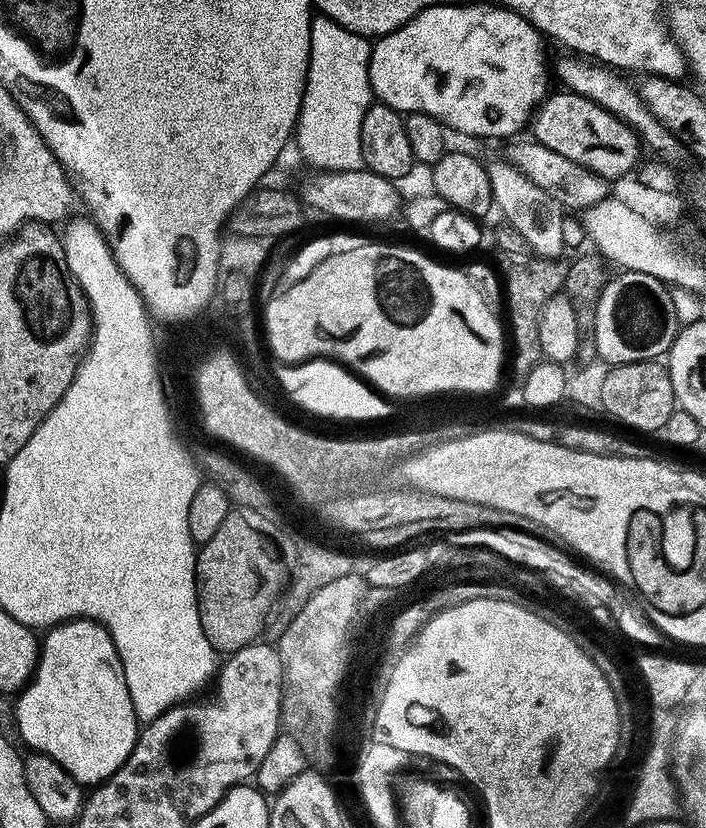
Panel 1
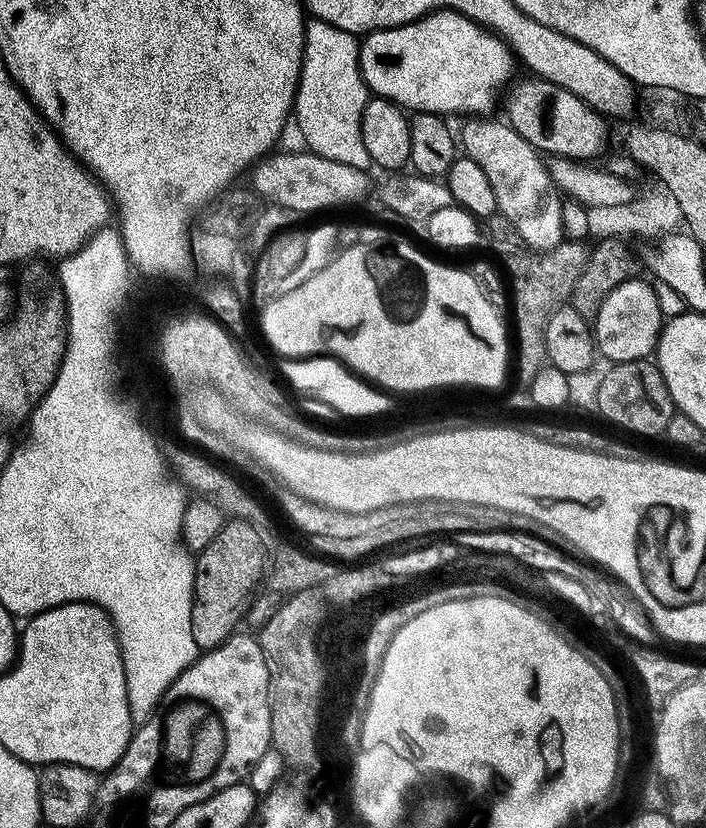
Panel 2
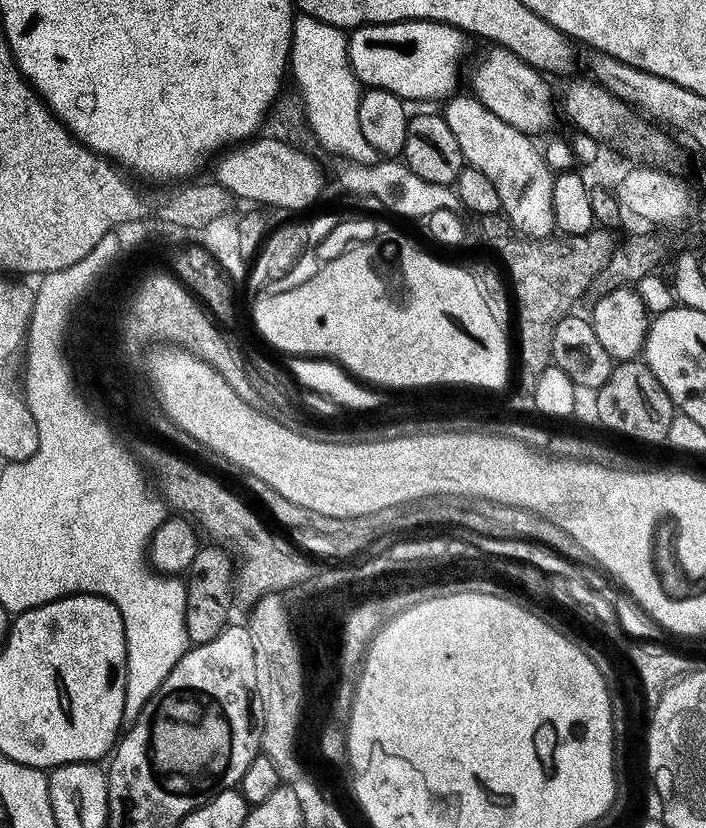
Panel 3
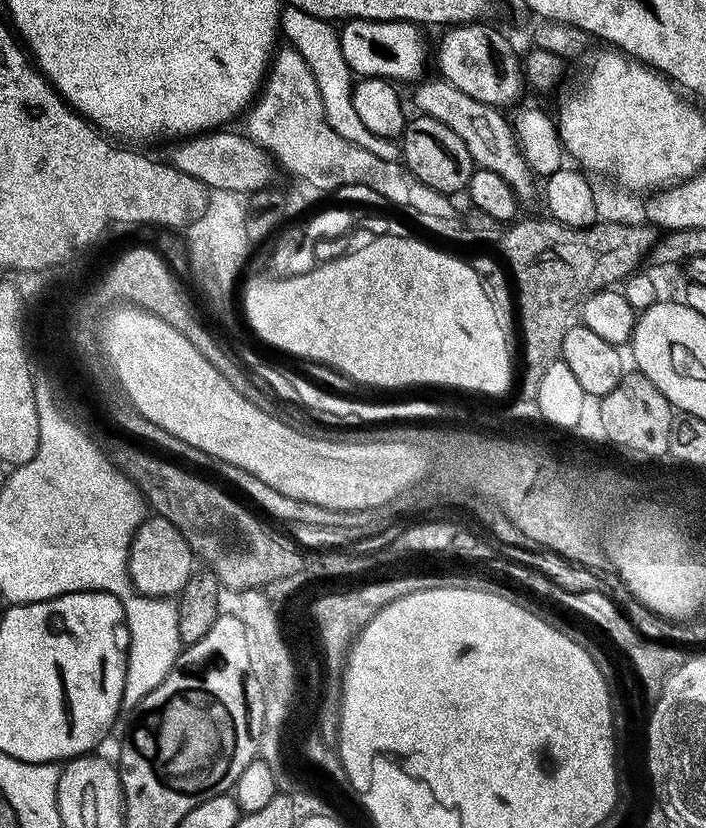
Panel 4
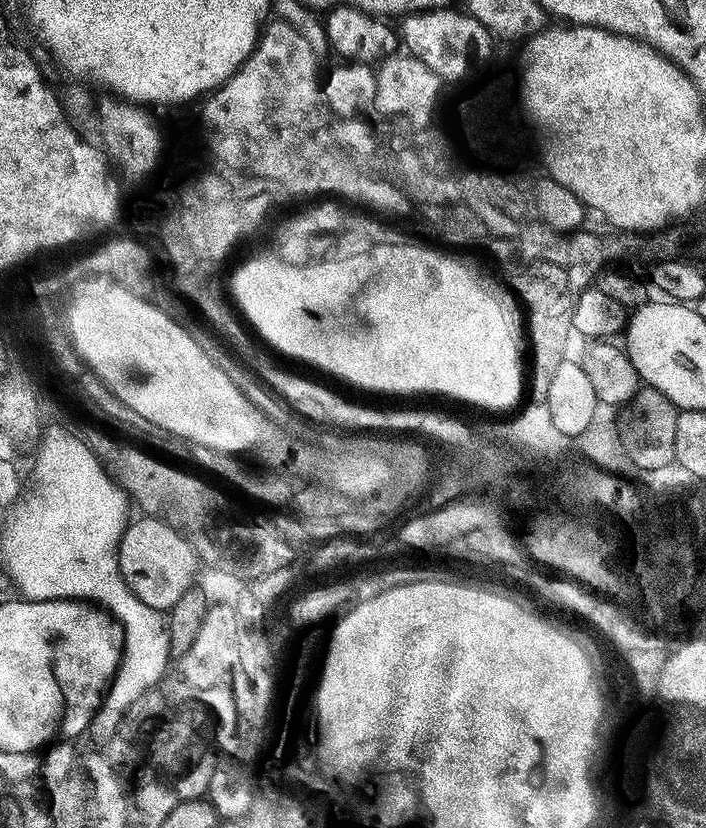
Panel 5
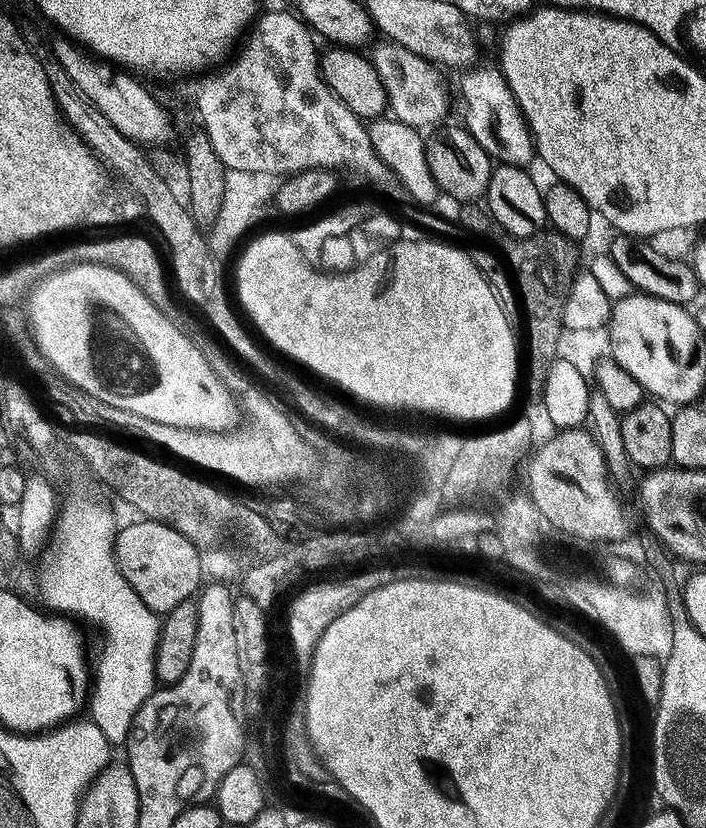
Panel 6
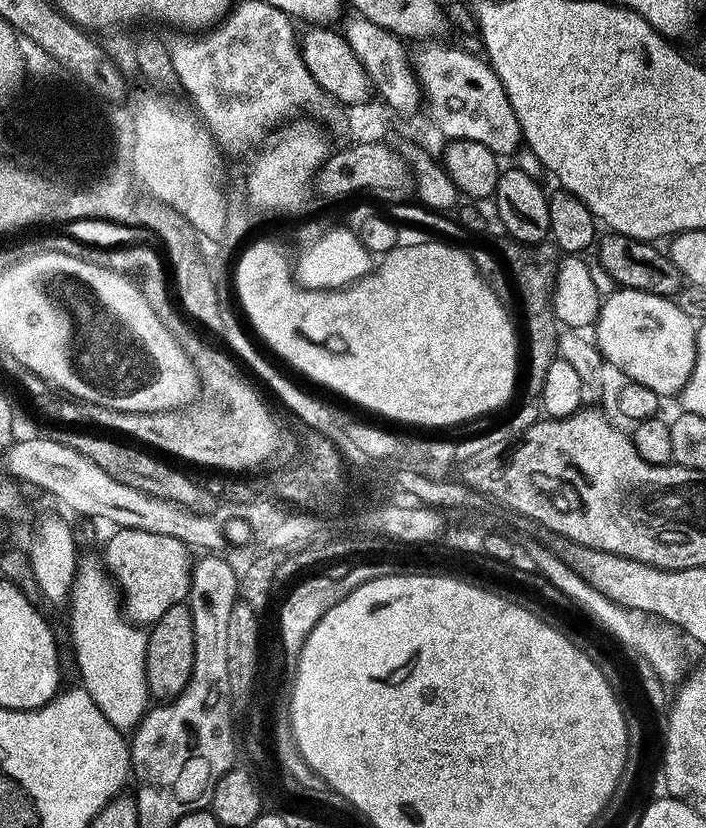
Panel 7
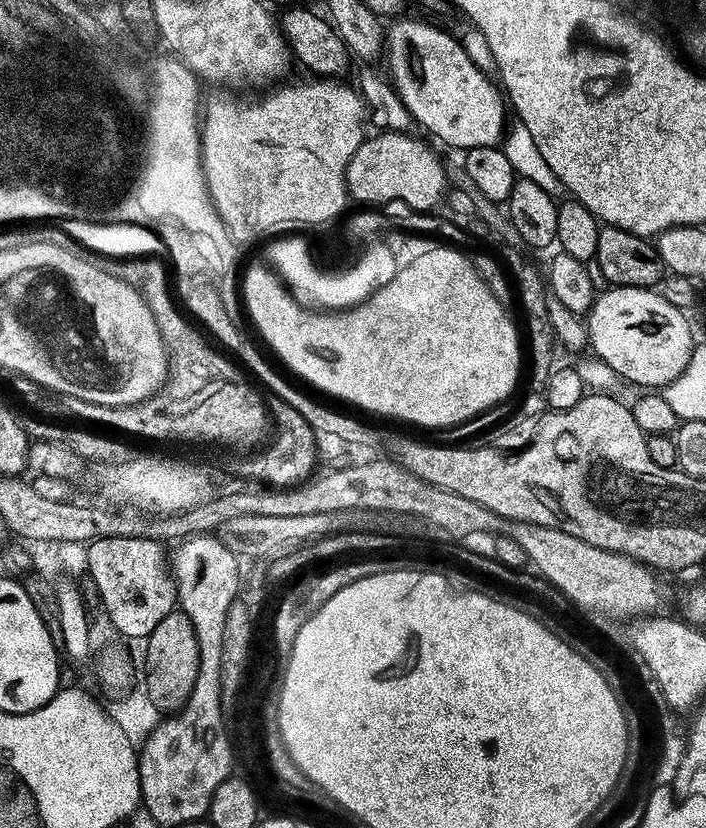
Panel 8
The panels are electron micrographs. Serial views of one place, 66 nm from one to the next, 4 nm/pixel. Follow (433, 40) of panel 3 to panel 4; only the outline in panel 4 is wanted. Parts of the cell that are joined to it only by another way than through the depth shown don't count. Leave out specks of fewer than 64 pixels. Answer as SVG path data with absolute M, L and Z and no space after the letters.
M349 20L338 33L342 54L357 77L381 76L393 82L416 82L425 75L424 63L430 60L430 44L428 48L420 32L423 31L417 25L403 20Z

